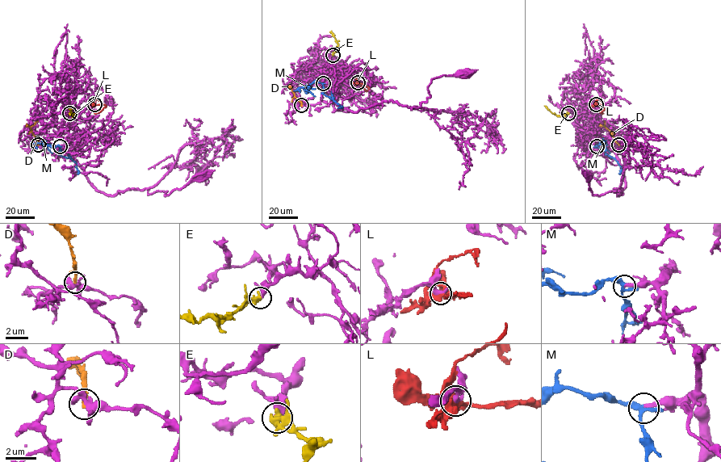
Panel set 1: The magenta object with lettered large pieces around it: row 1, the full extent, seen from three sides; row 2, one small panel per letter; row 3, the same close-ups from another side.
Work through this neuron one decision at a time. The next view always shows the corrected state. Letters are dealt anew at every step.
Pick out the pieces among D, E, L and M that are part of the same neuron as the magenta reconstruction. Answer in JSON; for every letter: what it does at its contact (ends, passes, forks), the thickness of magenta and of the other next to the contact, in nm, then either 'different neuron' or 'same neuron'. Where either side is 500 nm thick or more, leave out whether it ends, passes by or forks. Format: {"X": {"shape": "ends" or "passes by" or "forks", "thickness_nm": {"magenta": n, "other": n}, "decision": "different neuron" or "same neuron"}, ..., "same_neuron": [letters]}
{"D": {"shape": "ends", "thickness_nm": {"magenta": 380, "other": 320}, "decision": "different neuron"}, "E": {"thickness_nm": {"magenta": 320, "other": 550}, "decision": "same neuron"}, "L": {"thickness_nm": {"magenta": 420, "other": 500}, "decision": "different neuron"}, "M": {"shape": "forks", "thickness_nm": {"magenta": 320, "other": 280}, "decision": "same neuron"}, "same_neuron": ["E", "M"]}

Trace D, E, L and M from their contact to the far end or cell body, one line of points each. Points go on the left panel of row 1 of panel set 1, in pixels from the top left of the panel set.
D: (38, 144), (30, 127), (38, 121)
E: (69, 113), (74, 115), (66, 106)
L: (94, 104), (106, 107), (94, 113)
M: (60, 146), (59, 153), (70, 157), (77, 164), (77, 174)

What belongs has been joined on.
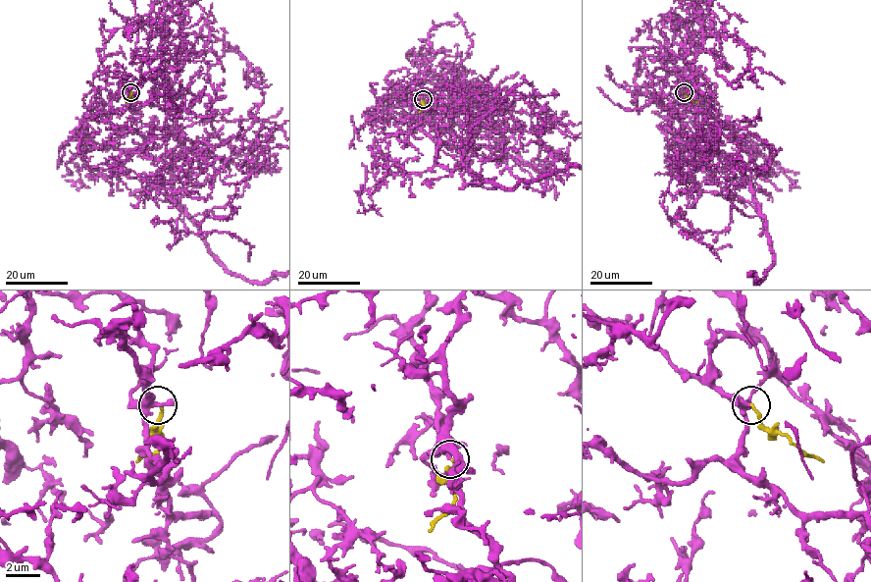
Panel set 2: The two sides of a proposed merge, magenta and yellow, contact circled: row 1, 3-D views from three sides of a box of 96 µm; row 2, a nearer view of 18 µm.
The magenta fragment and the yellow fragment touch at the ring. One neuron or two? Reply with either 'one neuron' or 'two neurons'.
one neuron

